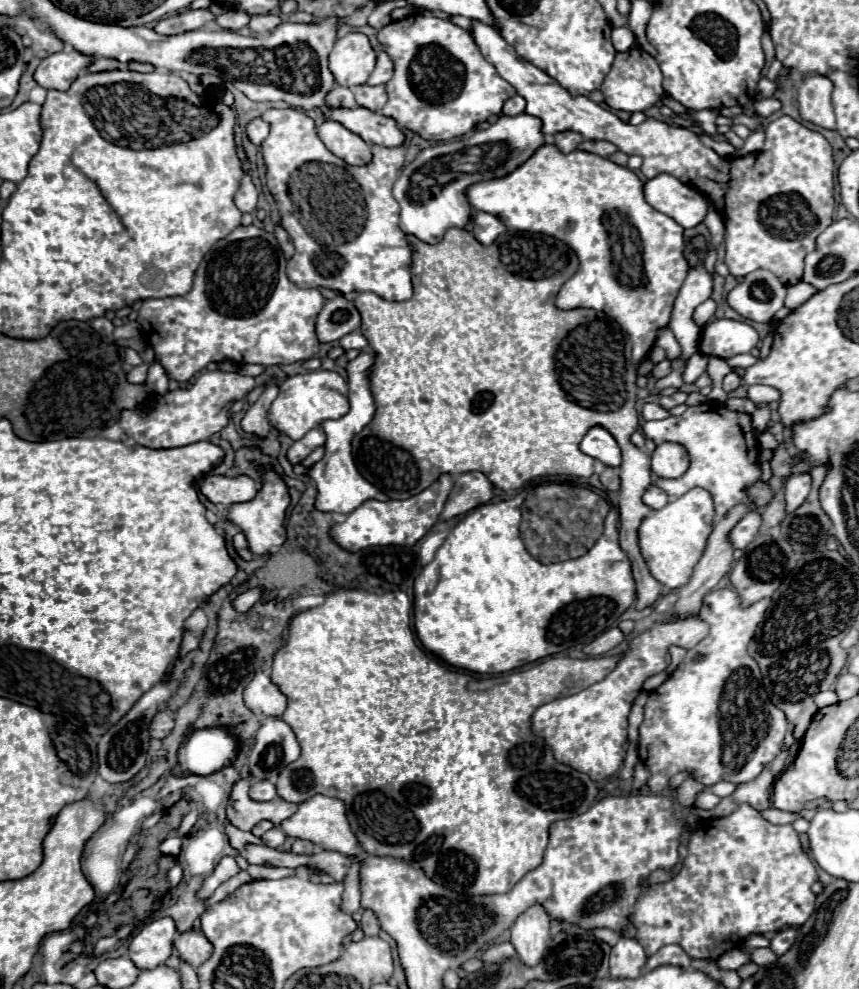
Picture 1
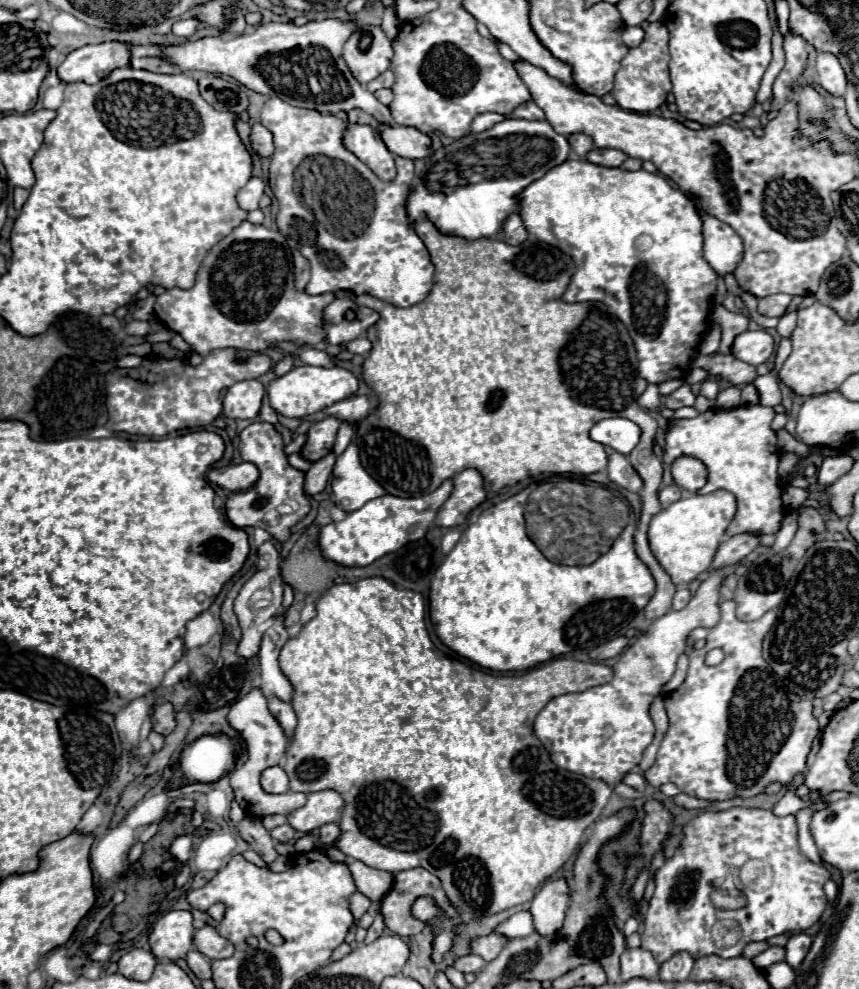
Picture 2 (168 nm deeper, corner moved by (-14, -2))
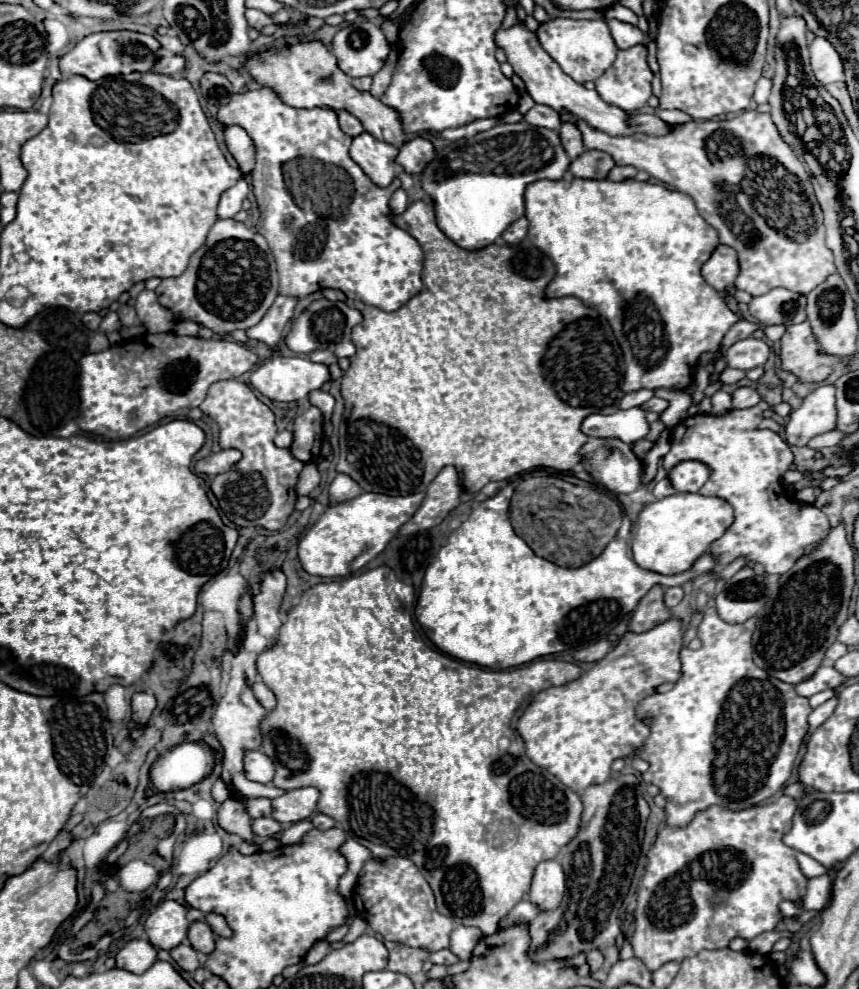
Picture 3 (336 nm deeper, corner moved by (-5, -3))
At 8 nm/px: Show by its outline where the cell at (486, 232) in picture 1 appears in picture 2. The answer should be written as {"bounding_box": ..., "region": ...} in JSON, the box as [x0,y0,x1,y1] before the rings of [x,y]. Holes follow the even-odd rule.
{"bounding_box":[502,215,528,245],"region":[[[508,215],[504,219],[504,225],[502,225],[502,239],[508,243],[508,245],[520,245],[524,239],[528,237],[524,225],[520,223],[520,217],[518,215]]]}

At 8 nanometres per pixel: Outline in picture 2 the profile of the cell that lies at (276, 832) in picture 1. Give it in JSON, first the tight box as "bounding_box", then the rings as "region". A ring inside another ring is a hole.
{"bounding_box":[270,825,296,843],"region":[[[280,825],[280,827],[272,829],[272,831],[270,831],[270,835],[272,835],[276,841],[280,841],[280,843],[288,843],[288,841],[292,841],[292,839],[294,839],[296,831],[294,831],[290,825]]]}

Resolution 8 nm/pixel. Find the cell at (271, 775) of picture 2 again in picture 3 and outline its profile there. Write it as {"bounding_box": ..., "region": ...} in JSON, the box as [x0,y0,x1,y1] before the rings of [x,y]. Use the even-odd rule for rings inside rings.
{"bounding_box":[243,750,275,784],"region":[[[247,750],[243,758],[243,768],[249,780],[261,784],[269,784],[275,776],[275,764],[261,750]]]}

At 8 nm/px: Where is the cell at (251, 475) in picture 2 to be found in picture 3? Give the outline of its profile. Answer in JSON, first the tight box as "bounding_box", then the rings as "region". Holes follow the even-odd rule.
{"bounding_box":[195,448,241,476],"region":[[[227,448],[227,450],[219,450],[219,452],[211,452],[209,456],[197,460],[195,464],[195,470],[199,474],[209,474],[209,476],[215,476],[215,474],[221,474],[221,472],[227,472],[237,460],[241,458],[241,452],[235,450],[235,448]]]}

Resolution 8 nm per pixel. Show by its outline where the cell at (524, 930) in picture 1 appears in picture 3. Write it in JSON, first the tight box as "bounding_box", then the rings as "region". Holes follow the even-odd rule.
{"bounding_box":[531,860,565,910],"region":[[[543,860],[535,868],[533,884],[531,884],[531,902],[541,906],[541,910],[553,910],[561,904],[565,888],[563,888],[563,868],[559,860]]]}

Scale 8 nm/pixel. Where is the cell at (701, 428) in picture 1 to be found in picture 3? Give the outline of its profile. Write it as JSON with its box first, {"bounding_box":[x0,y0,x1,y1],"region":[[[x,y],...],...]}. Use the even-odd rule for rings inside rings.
{"bounding_box":[663,402,831,576],"region":[[[759,402],[753,408],[747,410],[731,410],[725,416],[703,416],[695,414],[683,420],[677,428],[671,432],[671,450],[663,458],[663,468],[669,472],[675,464],[683,460],[701,460],[711,468],[711,476],[705,482],[705,486],[699,490],[703,496],[717,496],[727,500],[735,510],[735,522],[733,526],[715,540],[707,554],[715,558],[715,568],[709,572],[717,576],[729,562],[737,560],[739,556],[747,558],[749,562],[757,562],[765,568],[767,574],[785,574],[803,554],[809,554],[819,546],[819,542],[829,534],[831,526],[827,516],[813,504],[799,504],[793,500],[787,490],[783,488],[783,474],[793,464],[793,452],[791,446],[773,430],[759,430],[757,424],[763,418],[763,410],[767,410],[767,402]]]}

